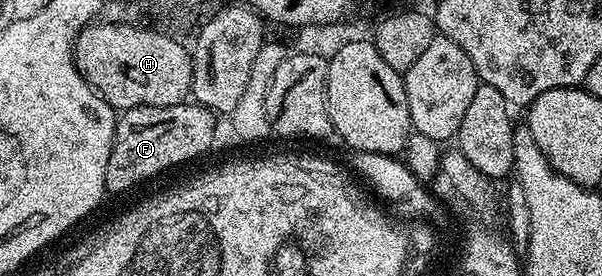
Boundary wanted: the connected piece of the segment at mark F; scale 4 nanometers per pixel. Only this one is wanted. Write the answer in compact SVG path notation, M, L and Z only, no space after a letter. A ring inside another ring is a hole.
M182 102L176 106L138 106L124 110L115 123L115 139L105 168L105 184L113 195L203 154L215 138L216 115L204 106Z

